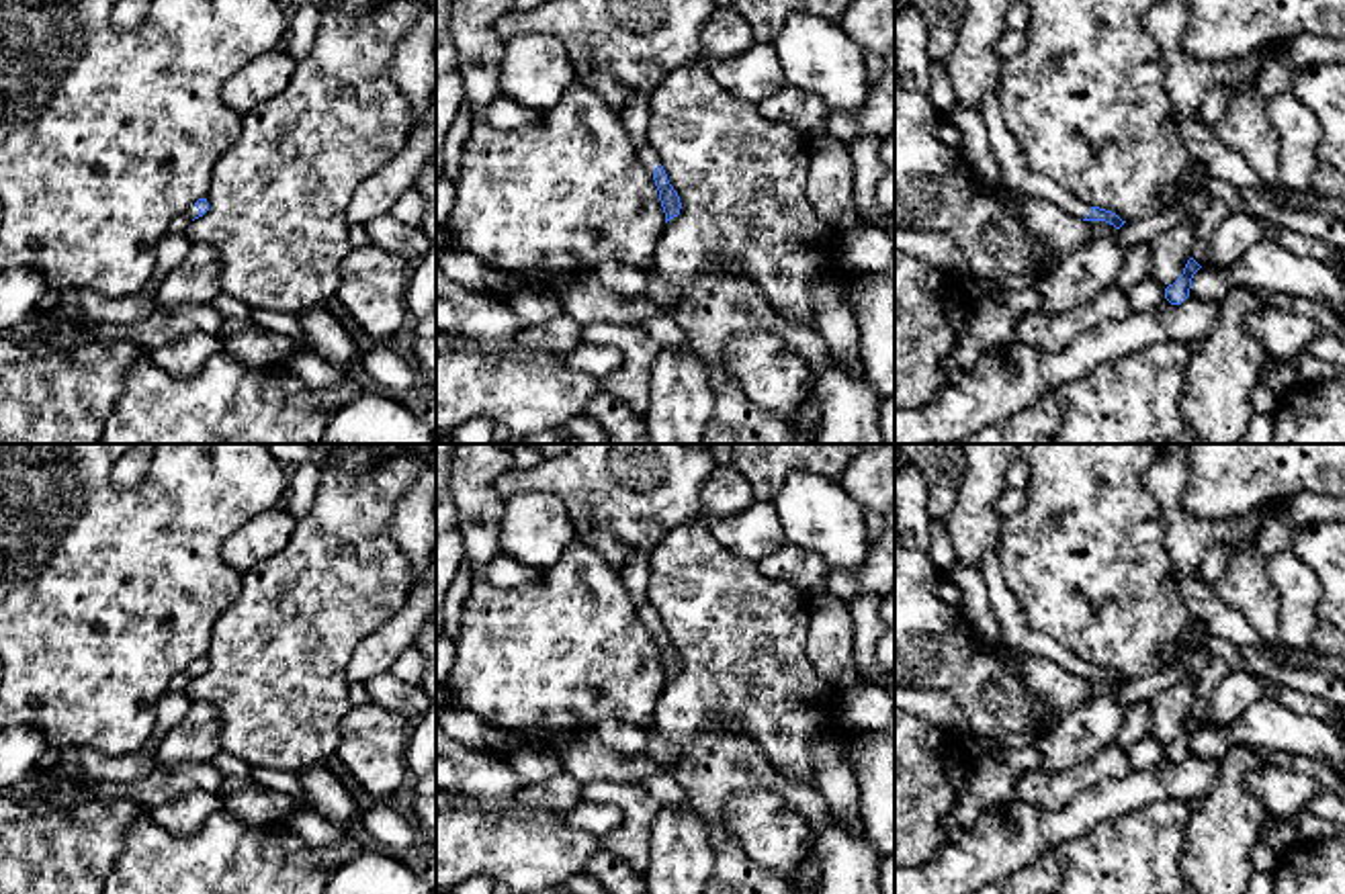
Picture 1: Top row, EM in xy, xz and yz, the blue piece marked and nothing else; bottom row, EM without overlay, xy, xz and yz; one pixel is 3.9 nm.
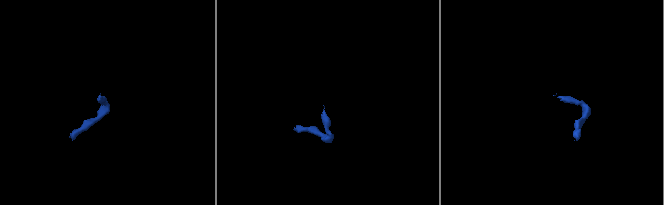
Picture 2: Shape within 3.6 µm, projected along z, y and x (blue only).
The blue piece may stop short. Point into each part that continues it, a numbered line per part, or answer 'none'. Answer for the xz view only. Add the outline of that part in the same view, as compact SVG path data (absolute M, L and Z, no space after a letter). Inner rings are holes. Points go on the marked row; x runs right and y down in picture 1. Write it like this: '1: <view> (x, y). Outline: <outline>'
1: xz (647, 156). Outline: M647 141L639 147L637 155L651 174L659 166L657 151Z

